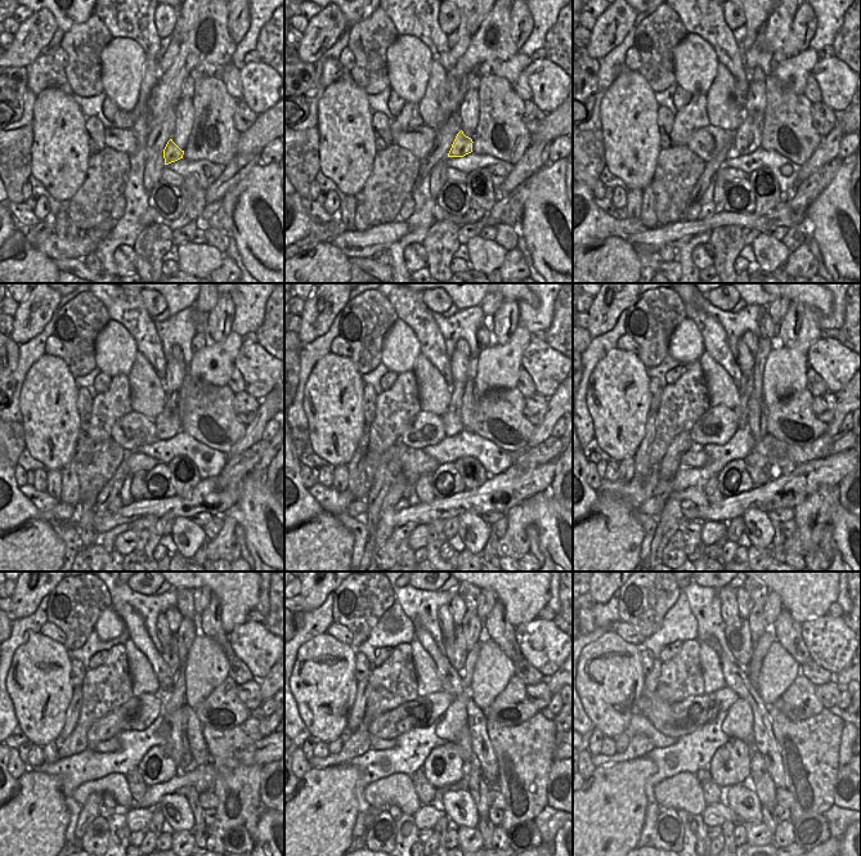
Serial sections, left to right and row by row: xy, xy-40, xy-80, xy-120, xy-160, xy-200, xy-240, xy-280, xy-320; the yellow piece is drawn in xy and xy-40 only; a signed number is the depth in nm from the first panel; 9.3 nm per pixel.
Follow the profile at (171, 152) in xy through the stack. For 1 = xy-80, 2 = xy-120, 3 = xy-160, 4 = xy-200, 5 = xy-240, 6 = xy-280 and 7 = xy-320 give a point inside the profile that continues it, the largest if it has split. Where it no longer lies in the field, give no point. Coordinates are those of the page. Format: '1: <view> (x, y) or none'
1: xy-80 (747, 138)
2: xy-120 (169, 424)
3: xy-160 (452, 418)
4: xy-200 (741, 408)
5: xy-240 (171, 658)
6: xy-280 (456, 651)
7: xy-320 (738, 636)

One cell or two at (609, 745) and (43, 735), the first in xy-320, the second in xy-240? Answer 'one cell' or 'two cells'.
two cells

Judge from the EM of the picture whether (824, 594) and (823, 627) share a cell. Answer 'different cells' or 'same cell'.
different cells

